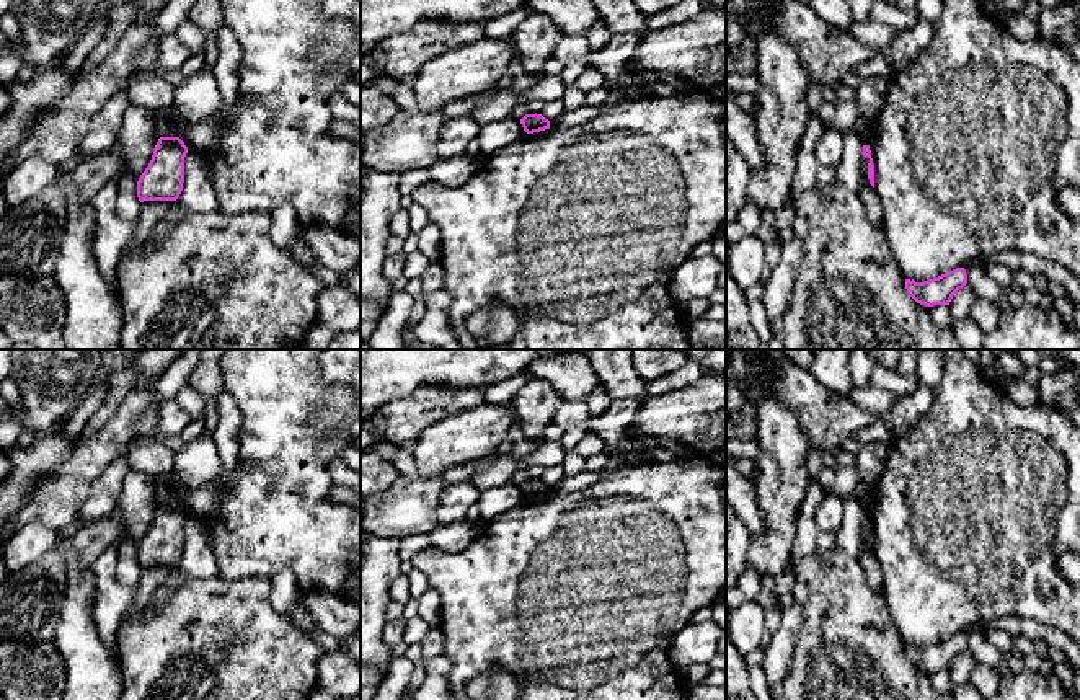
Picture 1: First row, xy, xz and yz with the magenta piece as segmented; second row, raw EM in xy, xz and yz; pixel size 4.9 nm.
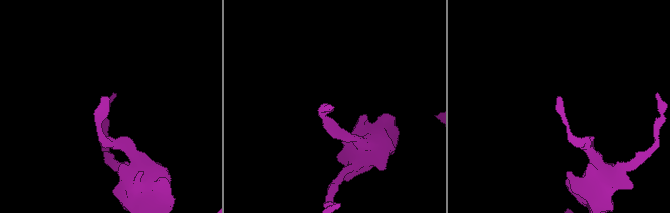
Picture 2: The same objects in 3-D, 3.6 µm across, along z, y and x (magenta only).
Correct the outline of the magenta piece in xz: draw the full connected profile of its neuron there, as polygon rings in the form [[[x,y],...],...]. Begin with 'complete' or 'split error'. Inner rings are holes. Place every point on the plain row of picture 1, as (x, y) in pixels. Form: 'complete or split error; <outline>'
complete; [[[525,480],[520,485],[520,490],[527,499],[533,499],[533,498],[550,494],[550,486],[545,485],[542,480]]]

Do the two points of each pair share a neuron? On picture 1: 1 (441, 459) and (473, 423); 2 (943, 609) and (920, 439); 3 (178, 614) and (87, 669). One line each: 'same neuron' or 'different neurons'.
1: same neuron
2: same neuron
3: different neurons

